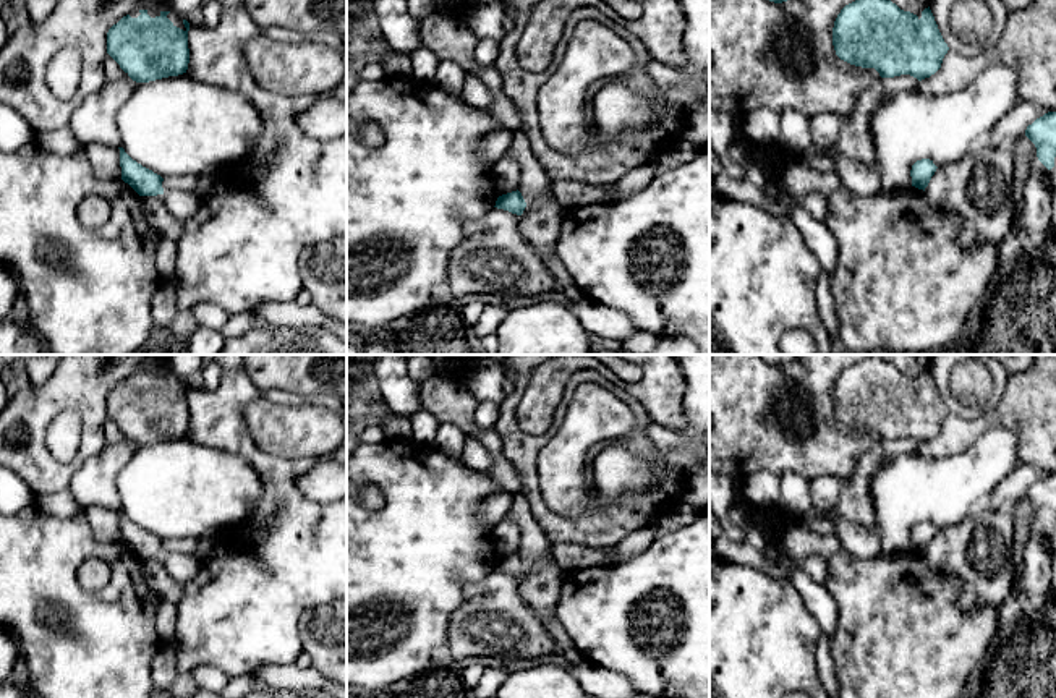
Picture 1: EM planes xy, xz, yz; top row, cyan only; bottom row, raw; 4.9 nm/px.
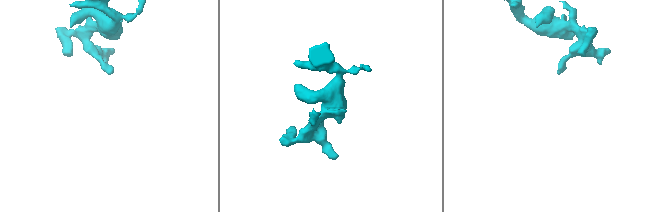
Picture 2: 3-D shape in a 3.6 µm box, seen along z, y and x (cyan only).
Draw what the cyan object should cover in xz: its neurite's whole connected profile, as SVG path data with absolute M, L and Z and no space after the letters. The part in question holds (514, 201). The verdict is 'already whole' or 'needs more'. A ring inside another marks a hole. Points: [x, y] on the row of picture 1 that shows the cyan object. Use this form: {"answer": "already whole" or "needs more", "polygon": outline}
{"answer": "already whole", "polygon": "M517 189L517 191L499 196L494 207L522 215L526 207L526 202L522 193Z"}

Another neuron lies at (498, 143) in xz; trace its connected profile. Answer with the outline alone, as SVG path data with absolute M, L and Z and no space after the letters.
M502 128L489 133L481 141L479 159L486 168L491 168L510 149L512 139L513 131Z

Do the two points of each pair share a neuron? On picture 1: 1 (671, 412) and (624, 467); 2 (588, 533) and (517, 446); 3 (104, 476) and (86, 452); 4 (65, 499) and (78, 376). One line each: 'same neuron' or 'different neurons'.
1: different neurons
2: same neuron
3: different neurons
4: different neurons

